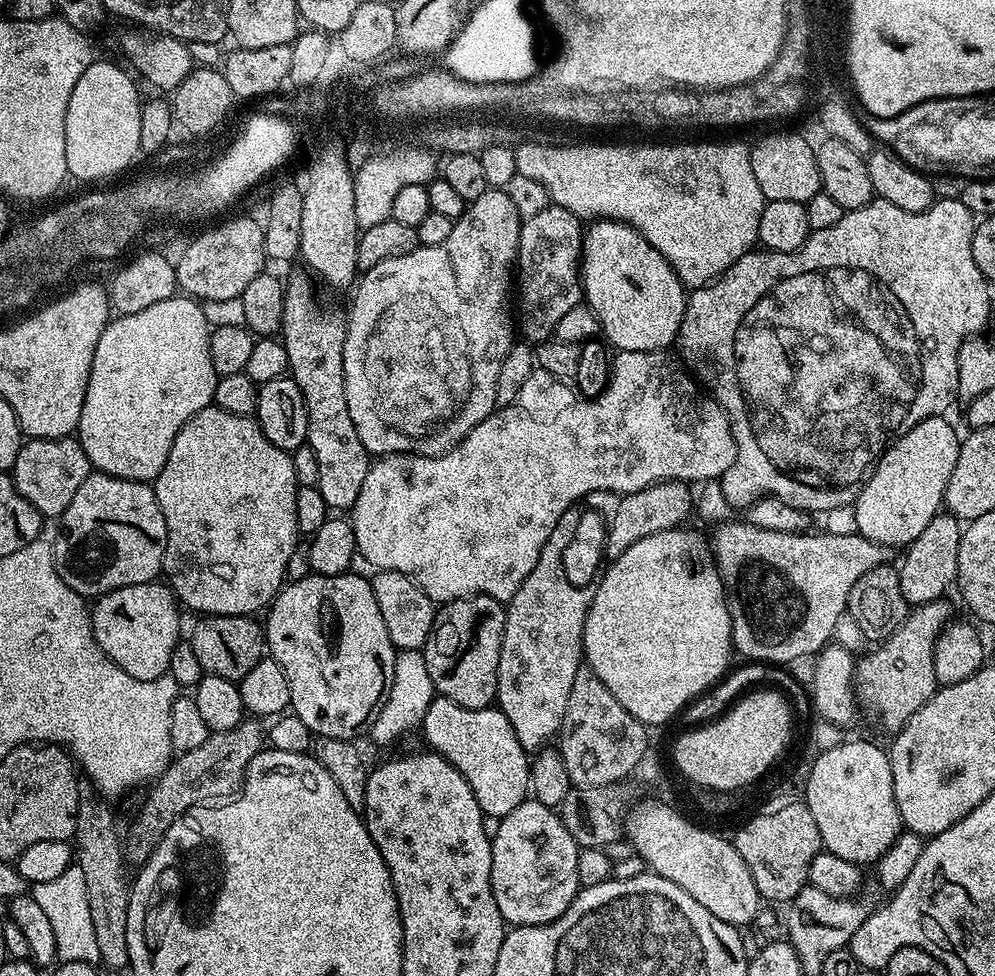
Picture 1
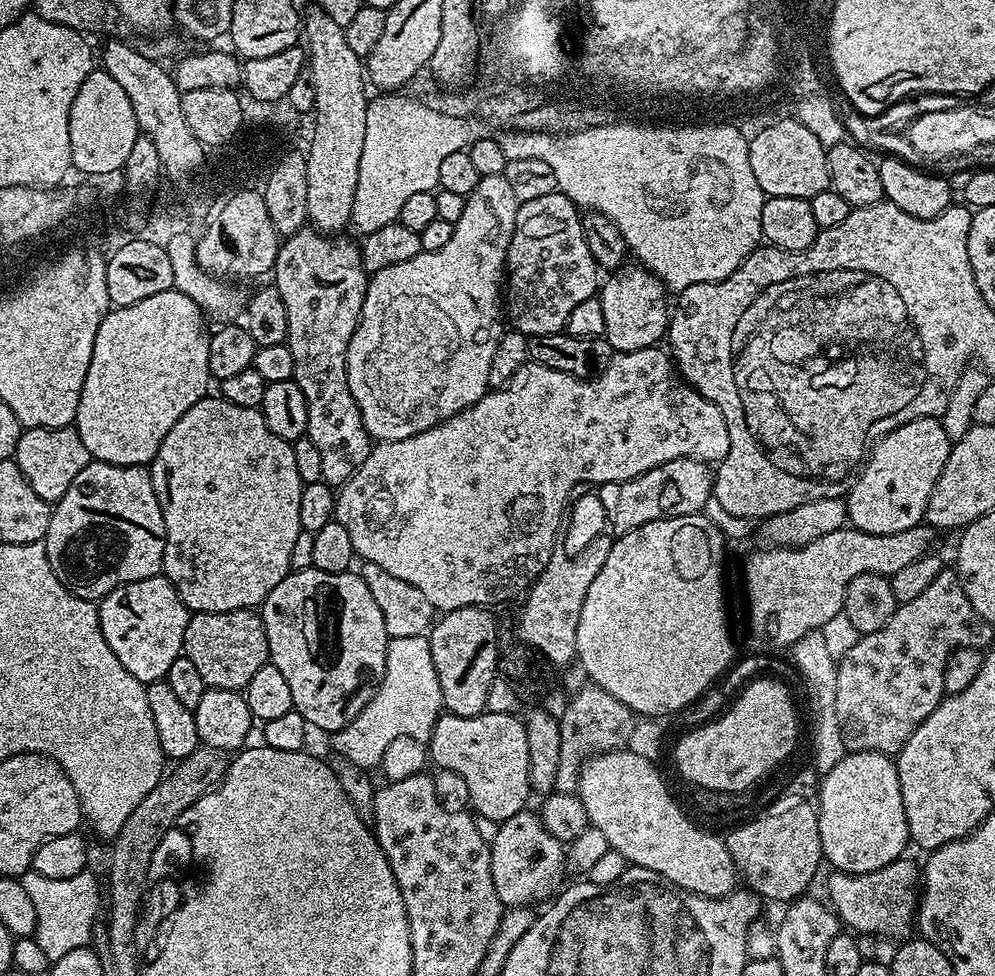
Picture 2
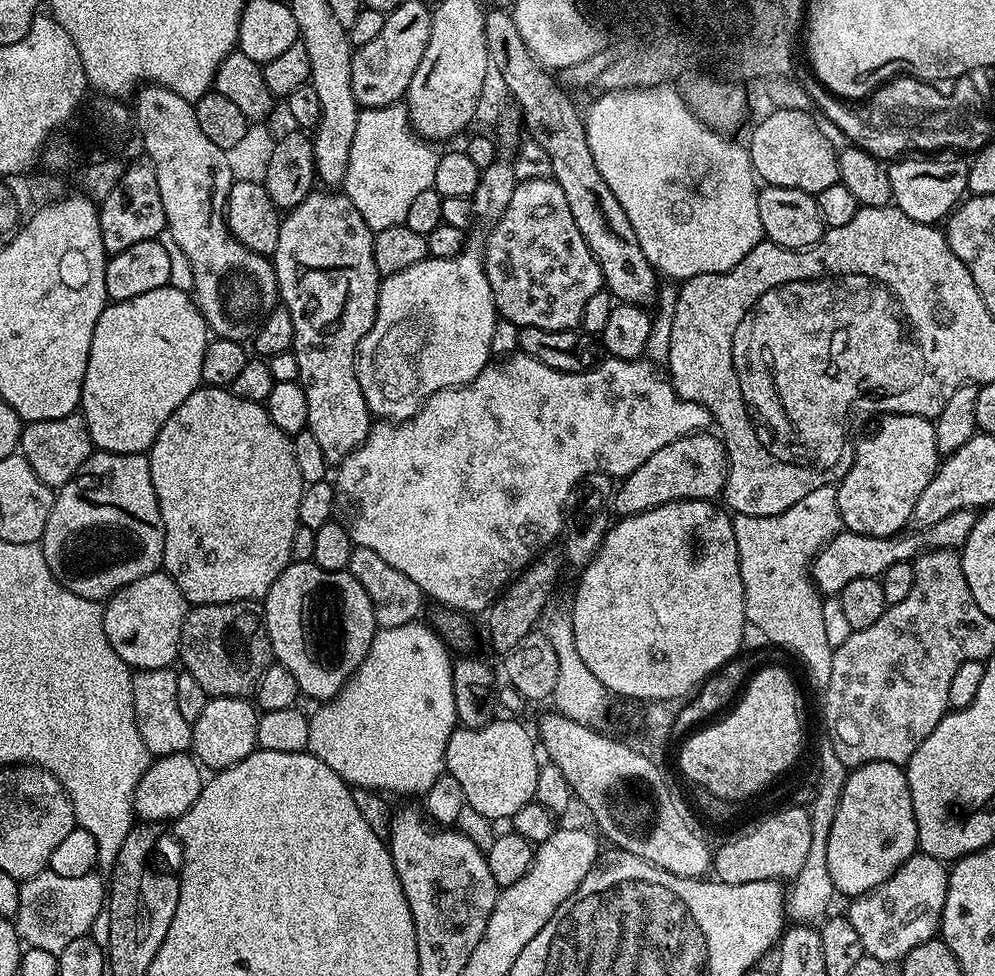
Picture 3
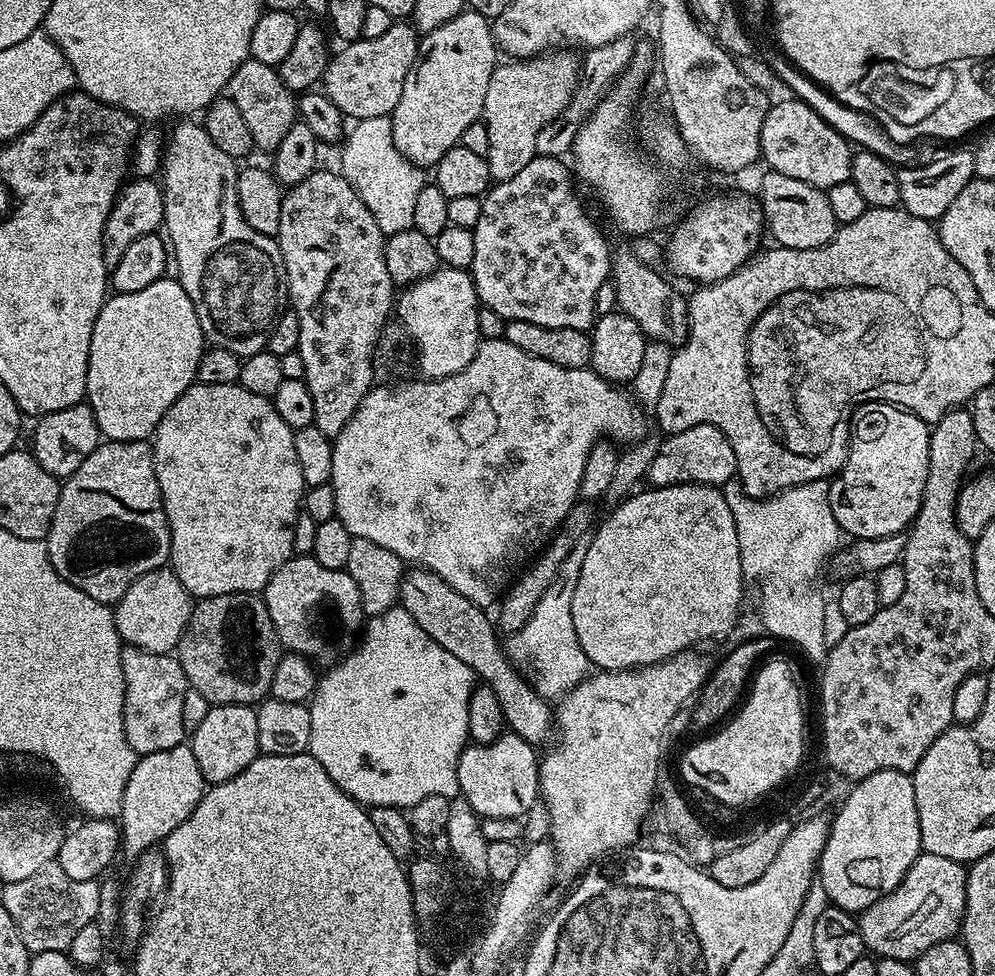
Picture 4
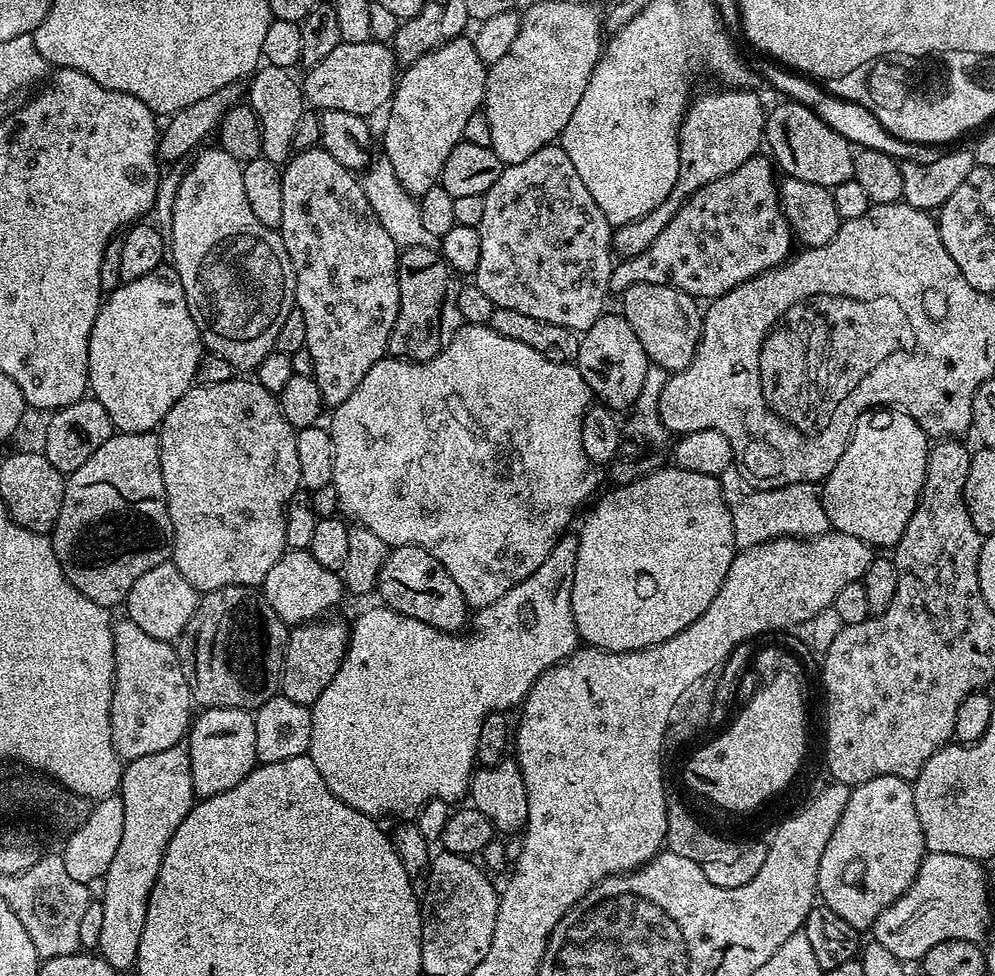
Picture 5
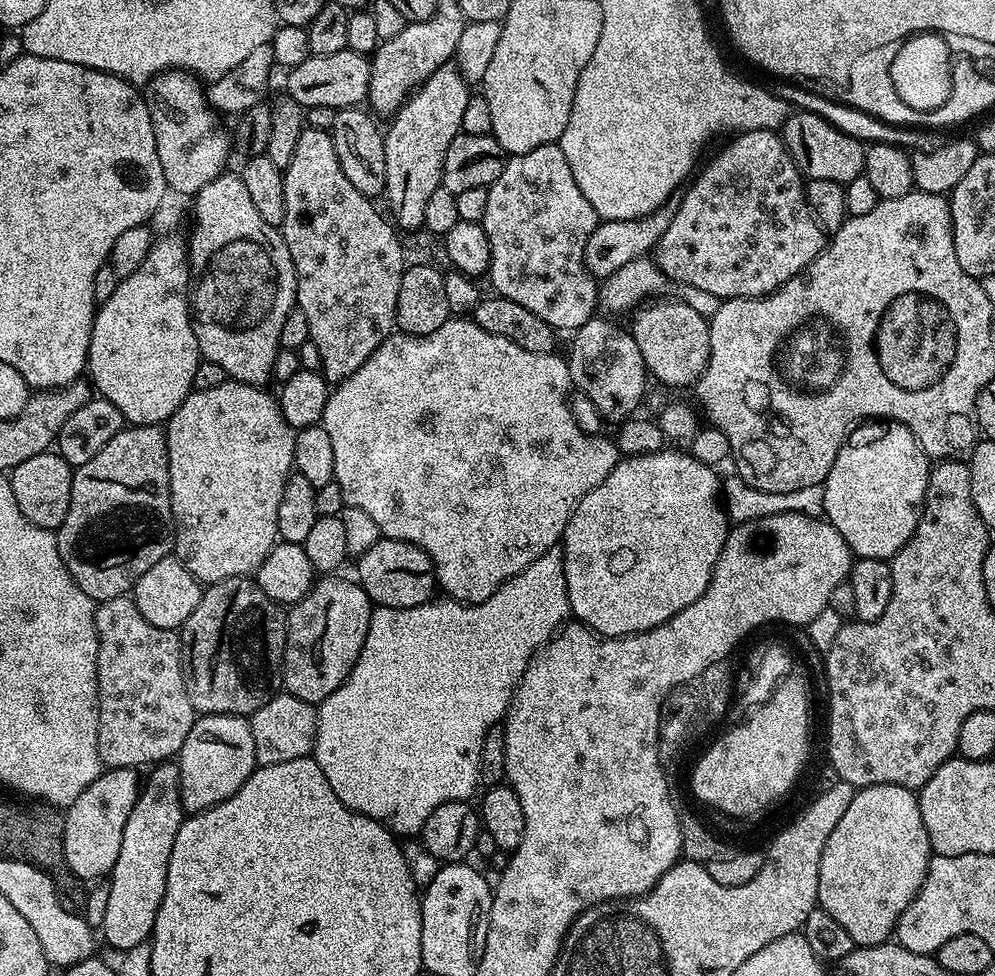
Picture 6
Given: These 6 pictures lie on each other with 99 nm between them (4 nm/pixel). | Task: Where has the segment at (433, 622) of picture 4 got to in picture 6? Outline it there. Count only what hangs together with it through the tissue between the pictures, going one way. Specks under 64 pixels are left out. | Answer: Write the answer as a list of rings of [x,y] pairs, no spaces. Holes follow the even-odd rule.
[[[382,538],[370,546],[355,561],[355,579],[373,605],[382,608],[413,608],[433,599],[438,592],[438,581],[432,560],[418,546],[405,540]]]

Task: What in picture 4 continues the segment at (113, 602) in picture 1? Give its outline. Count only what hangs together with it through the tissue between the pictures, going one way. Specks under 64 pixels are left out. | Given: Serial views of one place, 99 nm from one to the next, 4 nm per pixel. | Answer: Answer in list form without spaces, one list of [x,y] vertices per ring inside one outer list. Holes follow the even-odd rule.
[[[171,567],[155,568],[146,574],[142,574],[128,587],[126,594],[122,594],[122,598],[117,600],[114,605],[116,629],[121,641],[125,645],[142,650],[165,654],[175,653],[180,647],[180,639],[186,630],[186,622],[190,622],[193,603],[194,598],[182,586],[182,582],[178,582],[178,578],[172,572]]]

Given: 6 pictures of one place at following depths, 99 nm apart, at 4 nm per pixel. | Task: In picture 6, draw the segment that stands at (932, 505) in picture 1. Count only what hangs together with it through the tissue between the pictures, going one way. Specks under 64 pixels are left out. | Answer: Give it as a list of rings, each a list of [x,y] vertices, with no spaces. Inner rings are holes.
[[[897,420],[864,422],[853,428],[838,450],[838,458],[834,458],[834,466],[830,466],[830,474],[822,485],[823,515],[834,526],[834,530],[842,534],[853,557],[891,561],[898,554],[898,550],[906,546],[918,526],[920,512],[924,509],[929,467],[930,461],[918,446],[914,434],[910,434],[910,430]]]

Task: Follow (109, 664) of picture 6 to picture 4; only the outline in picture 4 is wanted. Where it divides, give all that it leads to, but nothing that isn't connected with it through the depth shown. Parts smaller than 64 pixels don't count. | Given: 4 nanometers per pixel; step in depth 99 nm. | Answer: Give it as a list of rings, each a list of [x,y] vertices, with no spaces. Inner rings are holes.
[[[131,646],[121,647],[122,676],[125,678],[124,716],[126,740],[137,757],[169,751],[185,743],[182,726],[182,698],[188,693],[188,679],[175,655],[151,652]]]

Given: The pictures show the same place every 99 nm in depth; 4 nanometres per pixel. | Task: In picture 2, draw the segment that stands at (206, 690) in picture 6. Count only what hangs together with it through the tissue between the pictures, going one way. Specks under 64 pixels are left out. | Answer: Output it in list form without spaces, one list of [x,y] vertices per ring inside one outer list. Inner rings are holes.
[[[239,608],[225,612],[198,612],[189,615],[182,655],[190,658],[190,662],[194,662],[198,674],[202,674],[202,682],[207,687],[240,692],[248,687],[250,678],[254,678],[254,674],[262,670],[264,664],[269,663],[264,620],[260,617],[259,611],[251,608]]]

